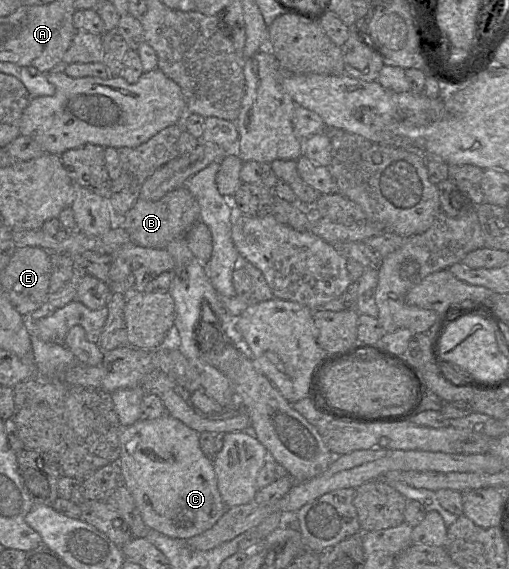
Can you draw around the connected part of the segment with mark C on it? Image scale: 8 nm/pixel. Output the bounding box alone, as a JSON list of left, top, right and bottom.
[118,414,227,540]

